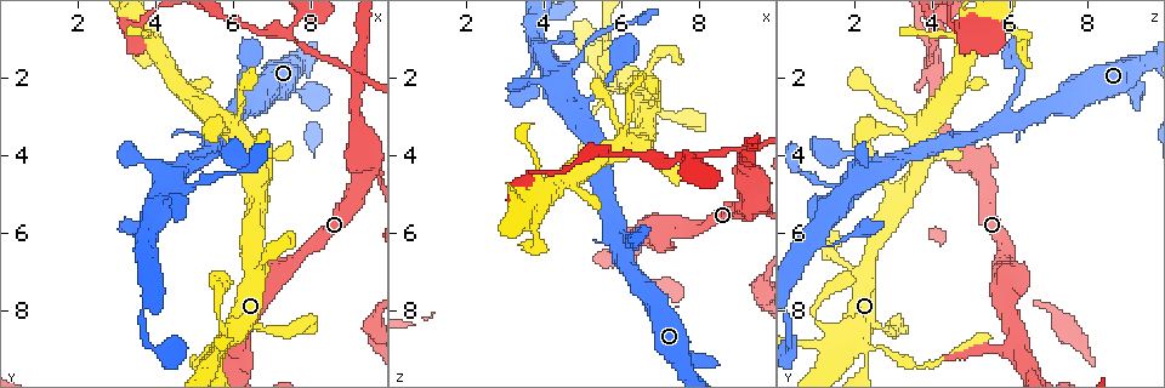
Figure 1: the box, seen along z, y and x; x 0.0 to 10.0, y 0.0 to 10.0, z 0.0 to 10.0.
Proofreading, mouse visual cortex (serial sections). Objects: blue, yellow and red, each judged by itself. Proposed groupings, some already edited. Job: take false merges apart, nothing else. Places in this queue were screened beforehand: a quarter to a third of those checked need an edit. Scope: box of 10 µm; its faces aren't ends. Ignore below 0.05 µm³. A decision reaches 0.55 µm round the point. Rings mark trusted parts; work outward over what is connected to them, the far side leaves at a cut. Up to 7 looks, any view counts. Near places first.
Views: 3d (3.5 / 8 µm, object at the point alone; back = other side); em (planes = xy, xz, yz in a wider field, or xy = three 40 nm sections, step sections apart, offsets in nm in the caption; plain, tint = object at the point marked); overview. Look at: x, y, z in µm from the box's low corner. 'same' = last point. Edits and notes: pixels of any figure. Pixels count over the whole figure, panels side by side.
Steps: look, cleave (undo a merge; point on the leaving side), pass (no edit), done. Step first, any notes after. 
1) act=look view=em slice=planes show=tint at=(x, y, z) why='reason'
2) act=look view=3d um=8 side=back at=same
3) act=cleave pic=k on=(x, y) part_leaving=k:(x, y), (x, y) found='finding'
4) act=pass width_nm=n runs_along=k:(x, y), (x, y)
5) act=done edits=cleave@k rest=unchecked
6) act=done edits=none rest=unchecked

act=look view=3d um=8 at=(5.80, 8.85, 2.05) why='abrupt turn'

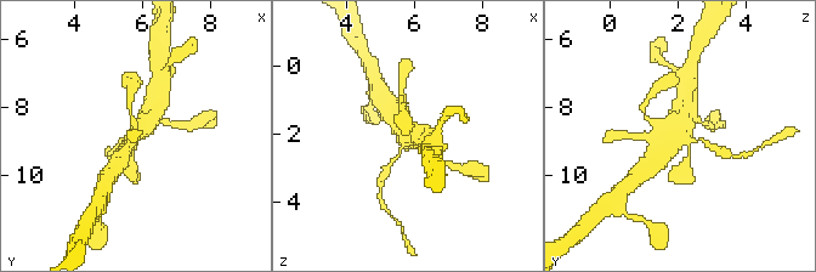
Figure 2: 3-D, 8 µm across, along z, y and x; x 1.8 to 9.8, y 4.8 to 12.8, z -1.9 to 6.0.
act=look view=em slice=xy step=3 show=tint at=same

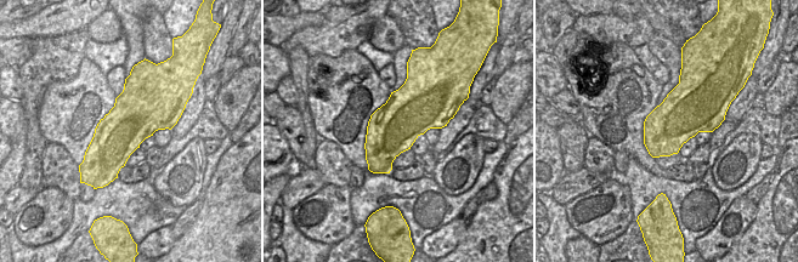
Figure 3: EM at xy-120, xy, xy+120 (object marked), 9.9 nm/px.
act=pass width_nm=500 runs_along=2:(158, 103), (153, 117), (119, 158) found='continuous, no second cell'

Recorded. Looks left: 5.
act=look view=3d um=3.5 at=(6.70, 6.90, 1.90) why='three arms meet'

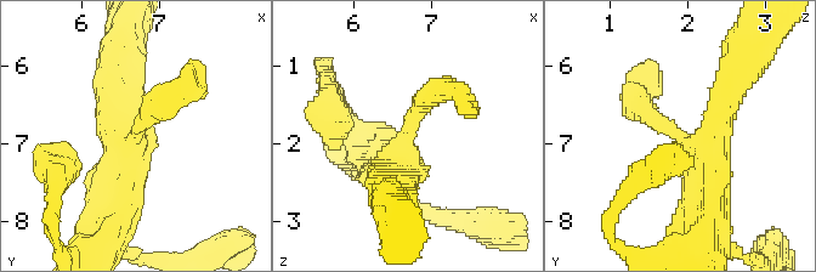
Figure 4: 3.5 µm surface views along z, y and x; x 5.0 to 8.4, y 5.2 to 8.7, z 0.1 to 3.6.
act=look view=em slice=xy step=1 show=tint at=(6.75, 6.90, 1.85) arms=3 arm_widths_nm=300,400,500 why='need the tissue'

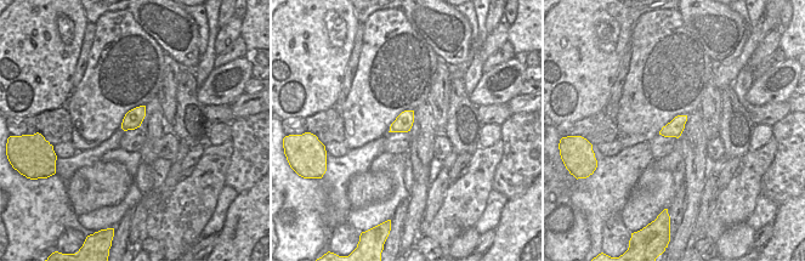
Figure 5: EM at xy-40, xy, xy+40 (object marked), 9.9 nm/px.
act=pass runs_along=4:(710, 191), (710, 146), (651, 119), (633, 94) found='one cell here'

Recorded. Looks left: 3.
act=look view=em slice=planes show=tint at=(5.00, 4.75, 1.15) why='narrows sharply'

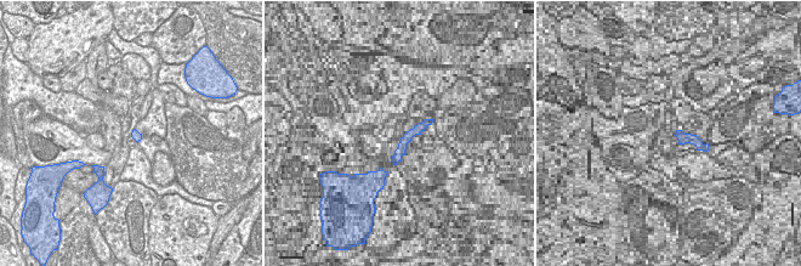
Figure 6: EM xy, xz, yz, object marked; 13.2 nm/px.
act=look view=3d um=3.5 at=same why='wider look'

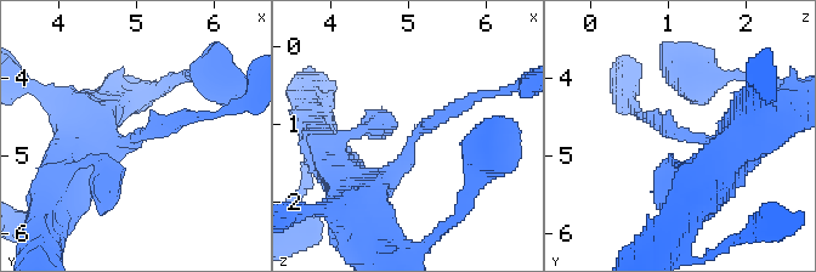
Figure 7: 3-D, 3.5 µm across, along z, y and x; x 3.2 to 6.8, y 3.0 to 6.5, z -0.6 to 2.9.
act=pass found='continuous, no second cell'

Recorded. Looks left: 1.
act=done edits=none rest=unchecked

